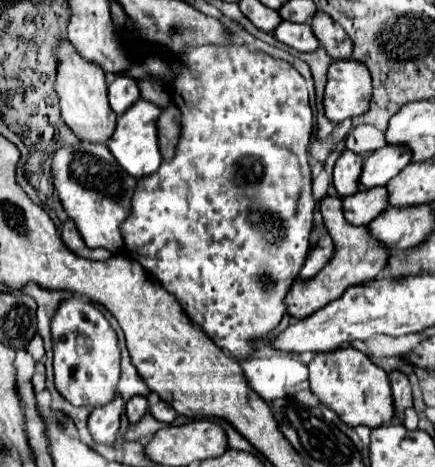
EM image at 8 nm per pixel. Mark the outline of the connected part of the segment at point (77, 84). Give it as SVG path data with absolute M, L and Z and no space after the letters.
M60 41L54 47L54 57L58 61L58 71L56 71L56 83L54 91L60 101L60 111L64 123L76 133L78 139L82 141L92 141L92 143L106 143L112 137L114 125L116 125L116 115L108 105L106 99L106 77L96 63L80 57L76 47L68 41Z

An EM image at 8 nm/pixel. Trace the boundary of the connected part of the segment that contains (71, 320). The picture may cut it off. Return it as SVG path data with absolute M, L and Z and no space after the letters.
M70 297L60 301L60 307L54 311L52 321L50 321L50 333L52 333L52 349L54 349L54 387L60 391L60 395L76 405L76 407L98 407L106 405L114 399L116 391L114 387L118 385L120 377L120 349L118 349L118 339L114 329L110 327L108 319L102 315L100 309L96 309L92 303L82 301L78 297Z

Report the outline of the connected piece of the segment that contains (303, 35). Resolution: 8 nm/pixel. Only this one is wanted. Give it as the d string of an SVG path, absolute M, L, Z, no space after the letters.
M282 21L274 31L272 31L274 39L296 49L296 51L302 51L302 53L310 53L310 51L316 51L318 49L318 41L310 29L308 23L288 23L288 21Z

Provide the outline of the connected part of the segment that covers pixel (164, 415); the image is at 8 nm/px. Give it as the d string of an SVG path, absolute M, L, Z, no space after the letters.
M160 401L158 405L154 405L154 407L150 409L150 413L152 413L158 421L162 421L162 423L172 423L172 421L178 417L178 413L176 413L168 403L164 403L164 401Z

